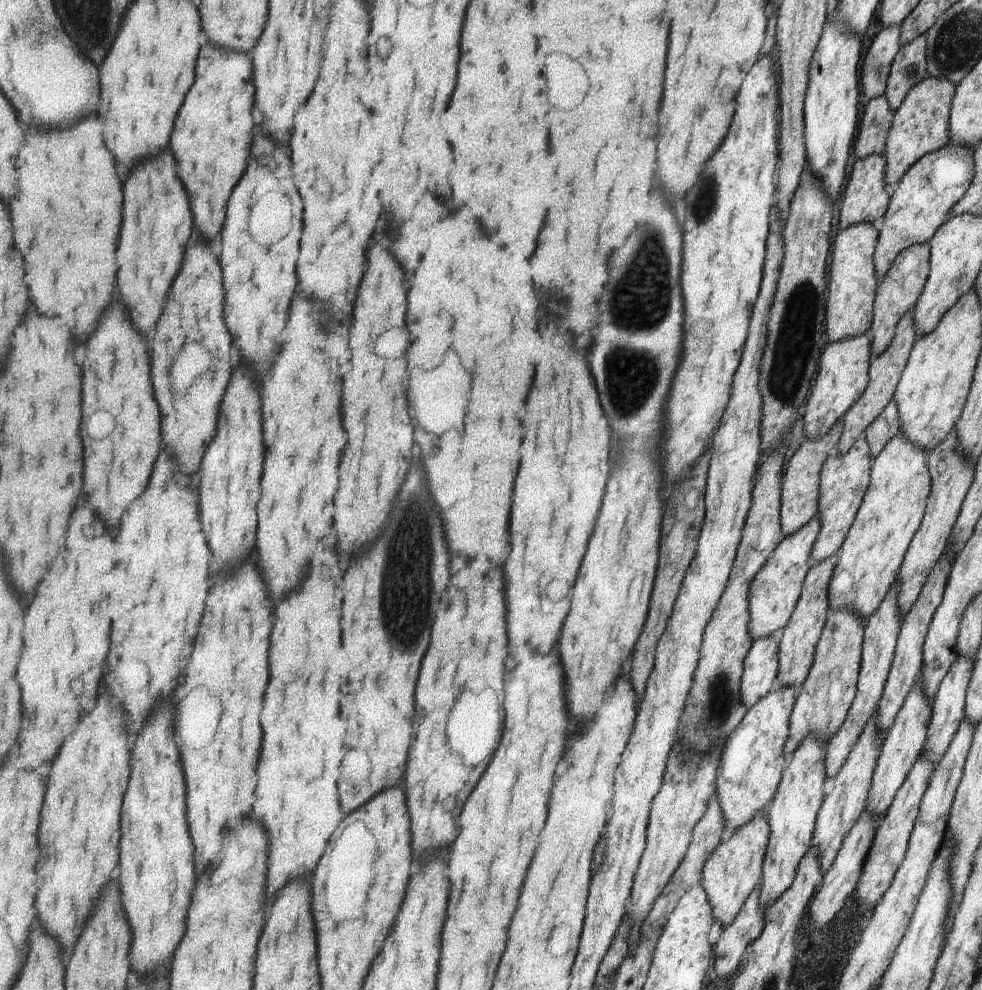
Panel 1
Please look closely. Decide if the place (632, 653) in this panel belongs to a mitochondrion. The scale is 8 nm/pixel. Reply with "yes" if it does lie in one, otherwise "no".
no

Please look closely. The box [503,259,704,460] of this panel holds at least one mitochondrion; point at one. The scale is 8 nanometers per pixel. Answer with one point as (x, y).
(631, 375)

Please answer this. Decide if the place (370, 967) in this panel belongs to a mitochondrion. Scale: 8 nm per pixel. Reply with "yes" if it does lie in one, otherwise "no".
no

